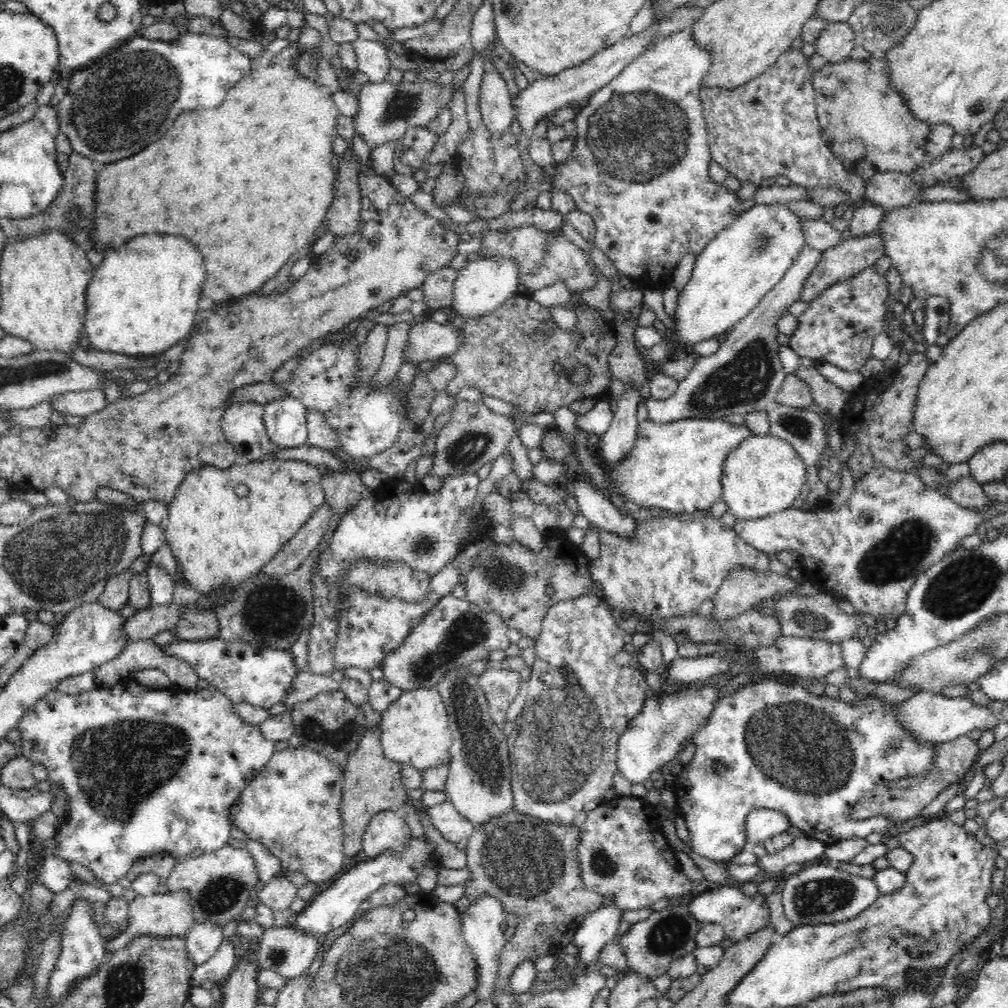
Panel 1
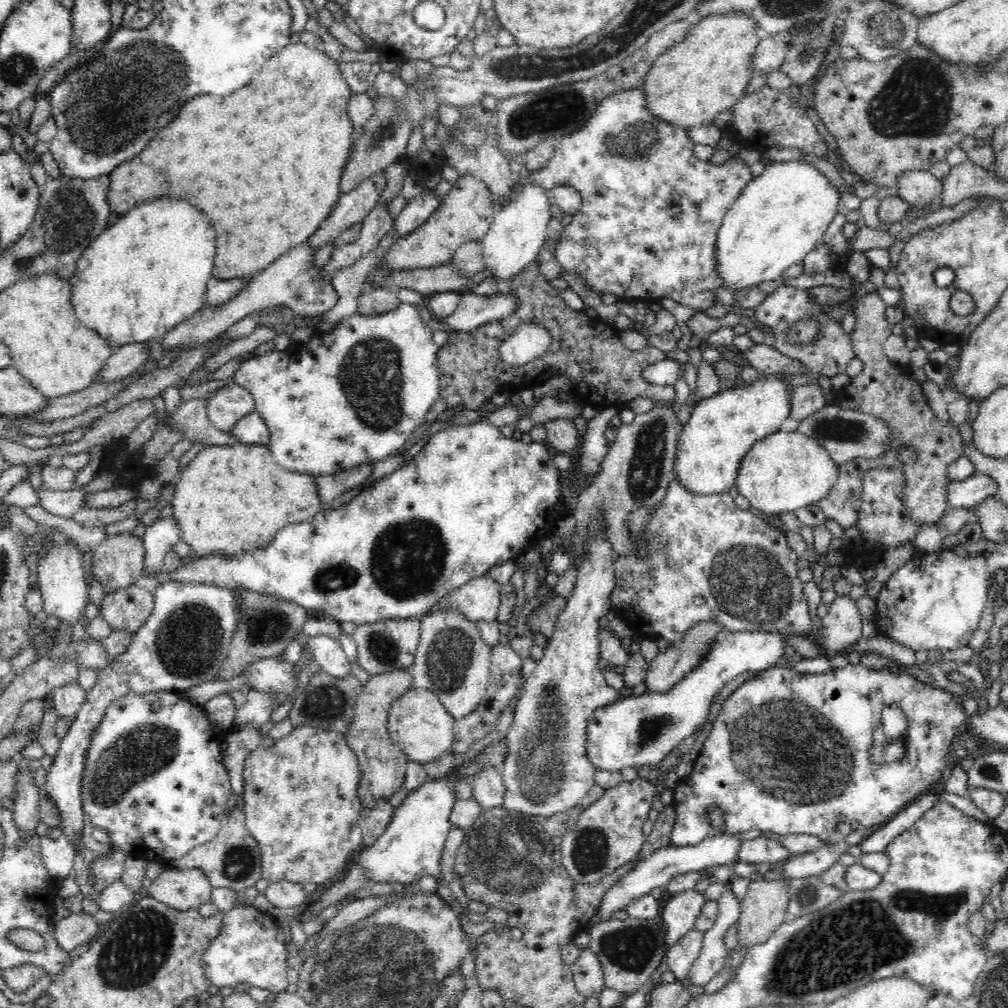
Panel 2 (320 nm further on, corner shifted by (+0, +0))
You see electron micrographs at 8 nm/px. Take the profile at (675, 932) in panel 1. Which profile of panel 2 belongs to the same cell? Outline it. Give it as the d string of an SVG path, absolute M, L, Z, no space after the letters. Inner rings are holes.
M658 914L652 920L639 921L628 917L625 920L604 919L588 929L589 949L598 957L604 972L605 988L613 988L630 995L642 987L649 987L652 974L665 958L665 926Z

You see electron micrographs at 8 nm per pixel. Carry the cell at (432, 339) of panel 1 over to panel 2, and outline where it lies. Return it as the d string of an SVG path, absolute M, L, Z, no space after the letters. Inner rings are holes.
M471 291L461 293L456 310L447 317L441 318L449 328L456 332L469 331L490 321L499 321L512 317L518 308L517 296L513 294L496 294L496 296L478 296Z

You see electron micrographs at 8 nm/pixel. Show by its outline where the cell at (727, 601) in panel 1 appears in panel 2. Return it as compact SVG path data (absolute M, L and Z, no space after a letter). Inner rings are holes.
M698 622L686 630L682 641L673 644L663 653L658 653L656 657L649 662L649 667L645 676L647 693L658 692L666 693L674 689L676 683L682 680L693 668L698 666L709 652L714 644L718 642L719 634L724 630L723 626L715 622Z

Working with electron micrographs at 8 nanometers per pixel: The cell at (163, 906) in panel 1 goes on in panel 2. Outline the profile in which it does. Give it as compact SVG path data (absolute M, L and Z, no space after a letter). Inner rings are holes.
M171 868L163 870L143 893L176 910L187 911L210 901L213 889L202 869Z

